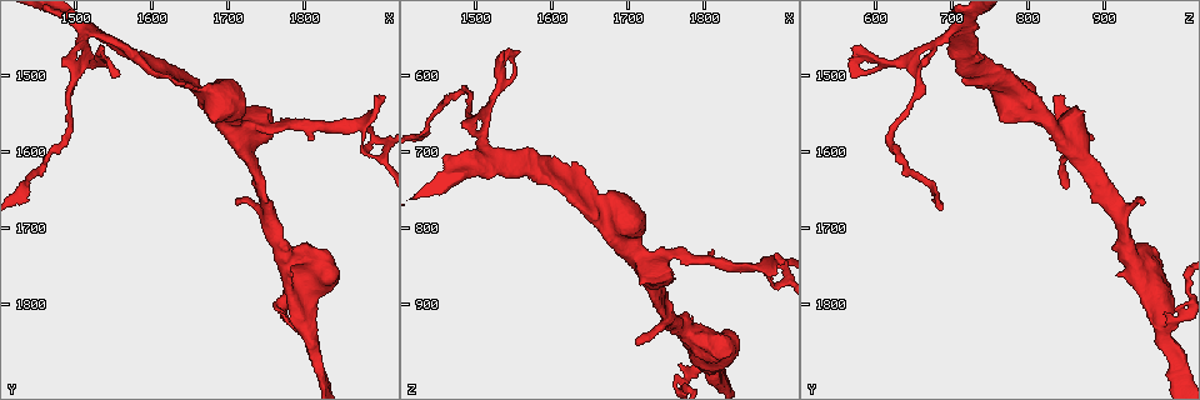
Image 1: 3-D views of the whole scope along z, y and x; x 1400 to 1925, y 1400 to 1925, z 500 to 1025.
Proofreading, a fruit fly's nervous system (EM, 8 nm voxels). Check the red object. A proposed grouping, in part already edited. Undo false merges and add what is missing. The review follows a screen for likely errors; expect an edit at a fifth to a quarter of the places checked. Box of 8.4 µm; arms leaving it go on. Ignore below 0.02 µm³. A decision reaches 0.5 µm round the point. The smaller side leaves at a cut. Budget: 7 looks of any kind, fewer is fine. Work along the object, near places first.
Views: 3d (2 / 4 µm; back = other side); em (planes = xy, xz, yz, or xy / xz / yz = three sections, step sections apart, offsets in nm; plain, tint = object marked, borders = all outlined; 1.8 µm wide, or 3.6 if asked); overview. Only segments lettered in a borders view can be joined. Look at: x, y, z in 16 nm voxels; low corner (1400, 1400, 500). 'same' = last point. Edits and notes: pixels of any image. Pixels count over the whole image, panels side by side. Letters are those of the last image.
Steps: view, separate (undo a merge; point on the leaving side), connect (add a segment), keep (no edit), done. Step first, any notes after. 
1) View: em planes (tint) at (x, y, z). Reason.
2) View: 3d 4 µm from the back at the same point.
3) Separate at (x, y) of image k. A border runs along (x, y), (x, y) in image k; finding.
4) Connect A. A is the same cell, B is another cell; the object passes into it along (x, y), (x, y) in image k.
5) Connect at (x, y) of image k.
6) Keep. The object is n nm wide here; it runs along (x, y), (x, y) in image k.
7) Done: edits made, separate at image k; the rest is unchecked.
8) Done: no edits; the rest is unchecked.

View: em planes (borders) at (1660, 1525, 790). Sudden change in width.

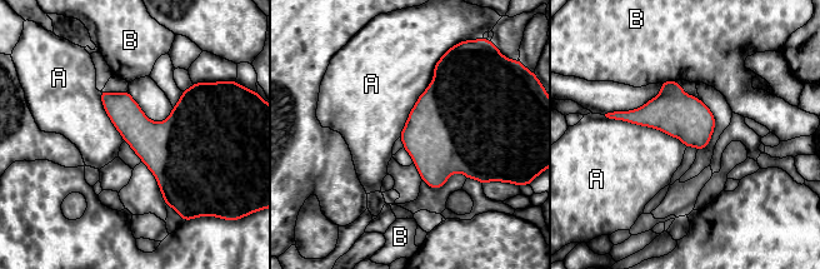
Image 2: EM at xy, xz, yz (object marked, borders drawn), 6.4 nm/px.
Keep. A and B are other cells; continuous, no second neuron.

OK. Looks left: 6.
View: 3d 4 µm from the back at (1805, 1755, 960). Abrupt turn.

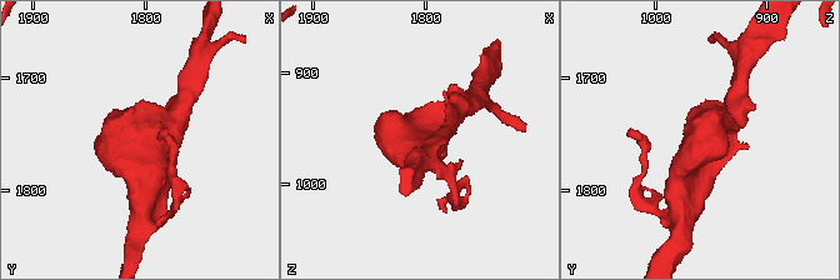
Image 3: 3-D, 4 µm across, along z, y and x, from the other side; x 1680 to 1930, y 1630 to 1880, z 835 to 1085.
View: em planes (borders) at (1808, 1754, 960).

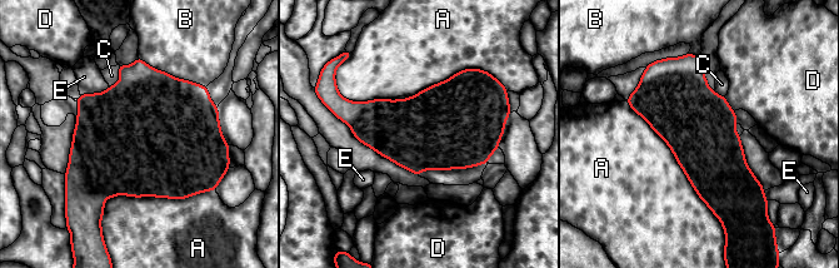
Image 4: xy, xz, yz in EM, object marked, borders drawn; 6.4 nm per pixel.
Keep. A, B, C, D and E are other cells; a border runs along (475, 68), (408, 98), (341, 97) in image 4; all the same neuron.

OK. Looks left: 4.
View: 3d 4 µm at (1550, 1500, 580). Free end.

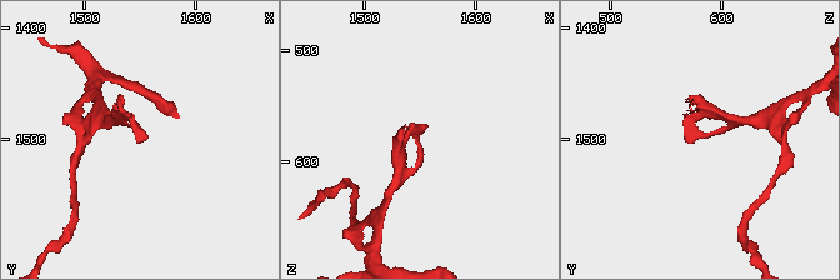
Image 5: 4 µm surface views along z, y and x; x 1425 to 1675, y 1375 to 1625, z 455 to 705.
View: em planes (borders) at (1552, 1496, 582).

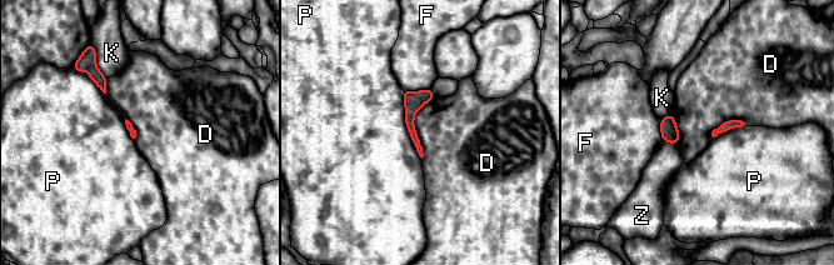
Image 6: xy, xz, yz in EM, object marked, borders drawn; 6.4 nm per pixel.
Keep. D, F, K, P and Z are other cells; a border runs along (435, 95), (414, 116), (422, 159) in image 6; no lettered segment goes on from it.

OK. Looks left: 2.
Done: no edits; the rest is unchecked.

